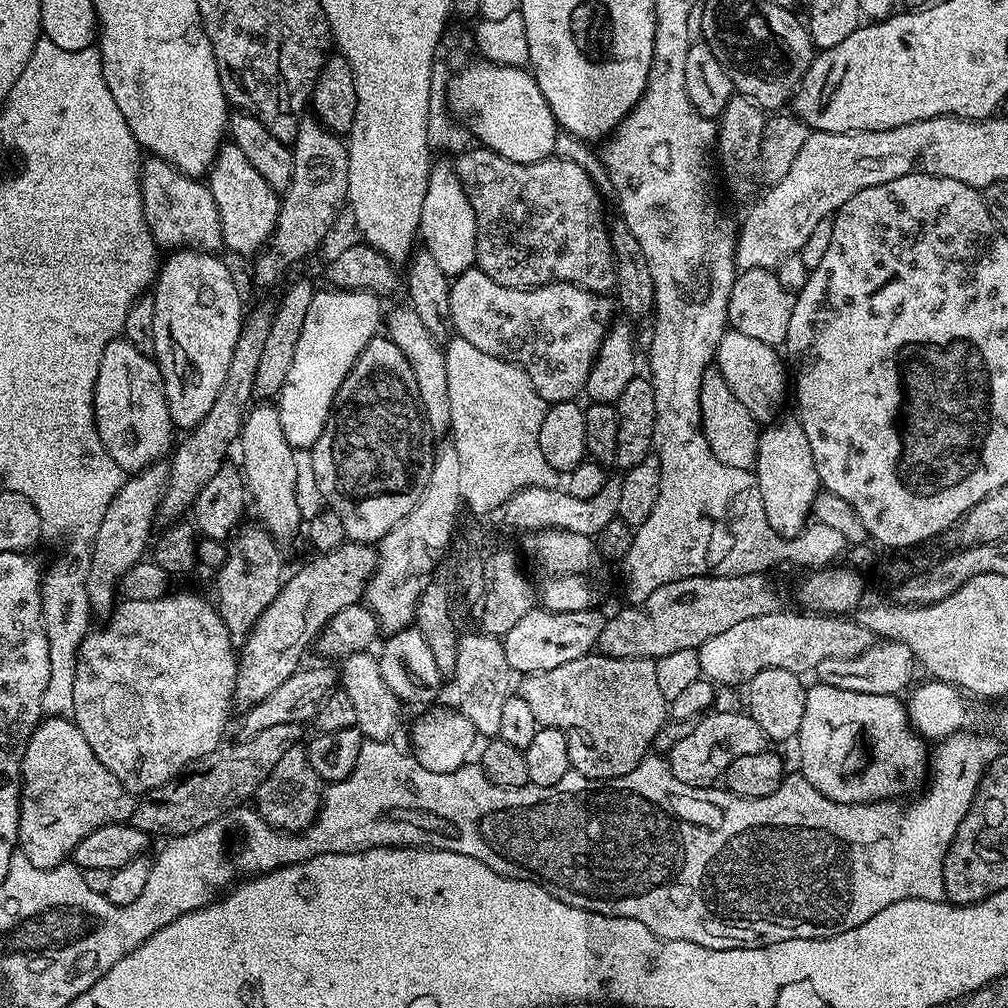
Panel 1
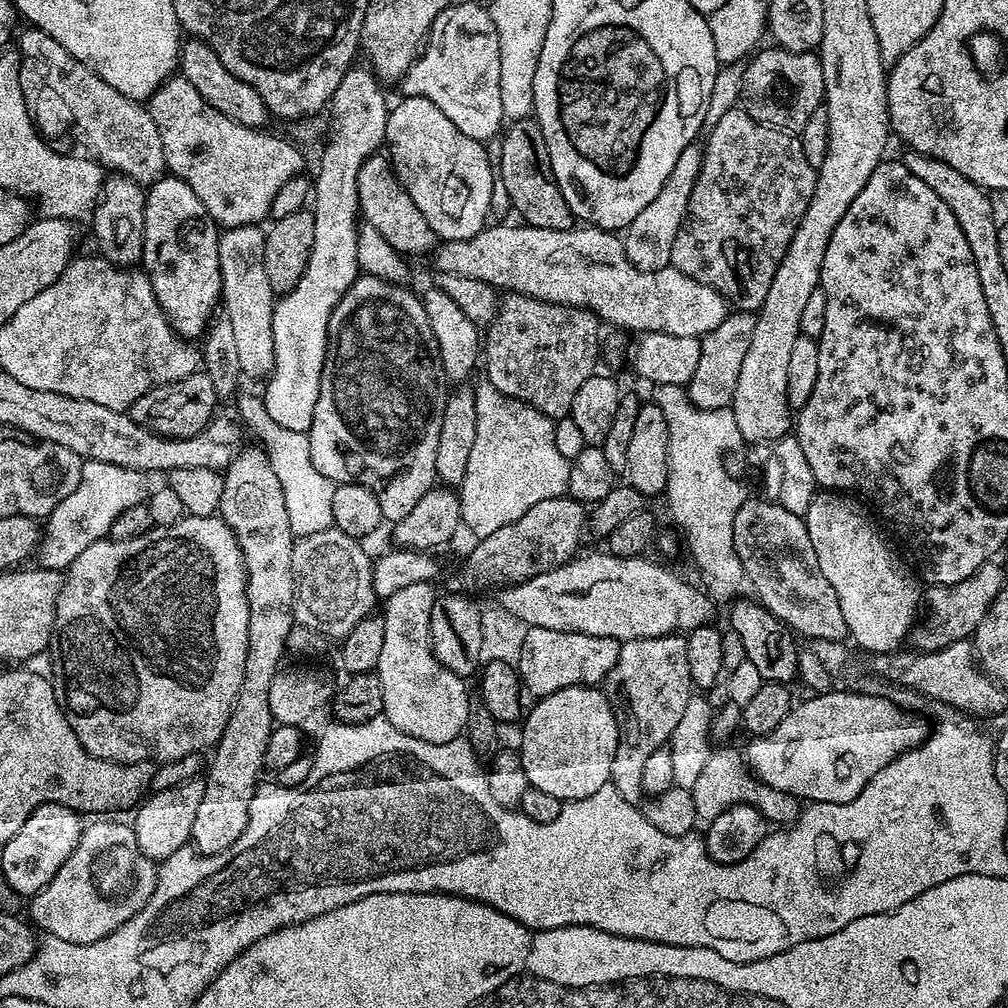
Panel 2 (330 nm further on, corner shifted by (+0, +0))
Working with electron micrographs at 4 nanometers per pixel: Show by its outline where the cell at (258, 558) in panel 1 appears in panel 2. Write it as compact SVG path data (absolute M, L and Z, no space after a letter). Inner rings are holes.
M258 446L243 447L224 470L222 500L219 503L218 515L230 526L236 535L238 546L242 550L244 569L248 579L248 649L246 650L246 670L240 693L236 699L234 710L230 714L230 722L226 722L226 730L222 738L214 745L211 753L212 761L207 761L206 775L203 777L204 789L202 802L198 802L198 814L194 814L194 830L192 831L191 847L202 856L217 856L234 846L238 838L248 829L250 818L250 802L254 798L260 772L265 771L264 759L266 746L270 742L270 734L274 721L270 712L270 684L276 673L281 671L280 659L286 656L288 636L294 627L292 603L294 602L294 582L290 570L290 554L294 543L294 533L290 526L290 518L286 514L285 494L282 484L268 460L267 453Z

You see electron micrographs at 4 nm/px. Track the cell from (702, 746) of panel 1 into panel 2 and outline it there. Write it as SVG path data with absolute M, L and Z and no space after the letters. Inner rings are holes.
M713 751L708 757L706 766L702 766L702 774L694 781L690 790L694 798L694 810L696 819L700 822L710 822L735 804L749 804L758 809L768 819L769 825L787 826L800 815L802 811L801 801L796 797L786 794L782 790L774 790L774 786L766 786L766 782L757 780L752 775L745 757L736 752Z

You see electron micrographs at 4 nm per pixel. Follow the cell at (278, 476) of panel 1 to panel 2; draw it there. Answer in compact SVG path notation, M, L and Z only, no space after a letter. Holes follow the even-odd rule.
M247 224L224 228L218 241L222 312L230 316L243 375L260 381L271 376L274 370L274 310L278 299L266 274L264 233L263 227Z

